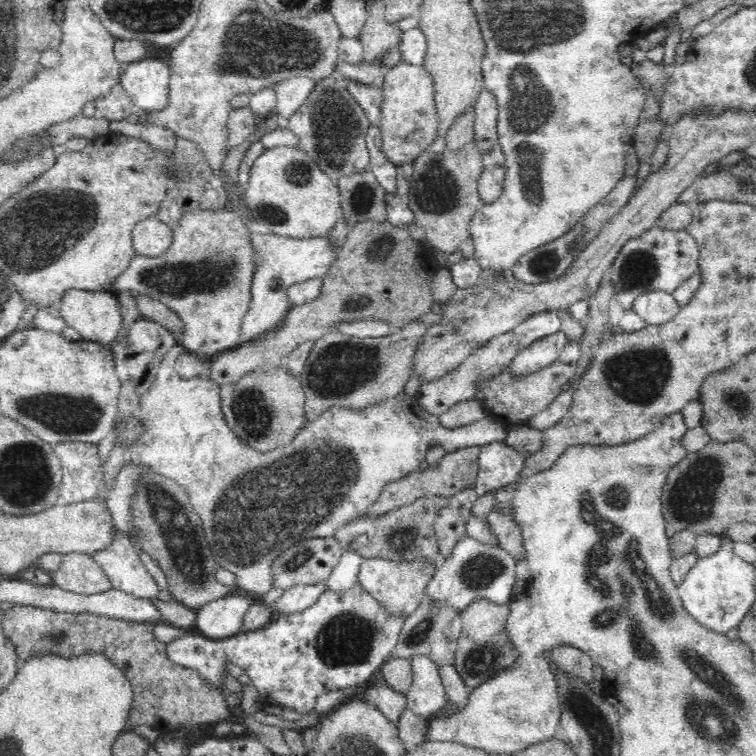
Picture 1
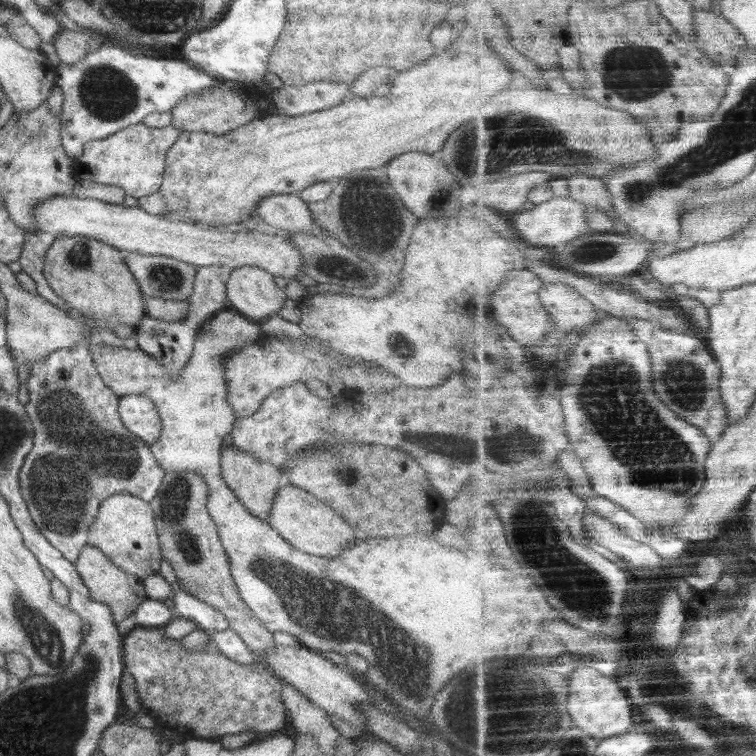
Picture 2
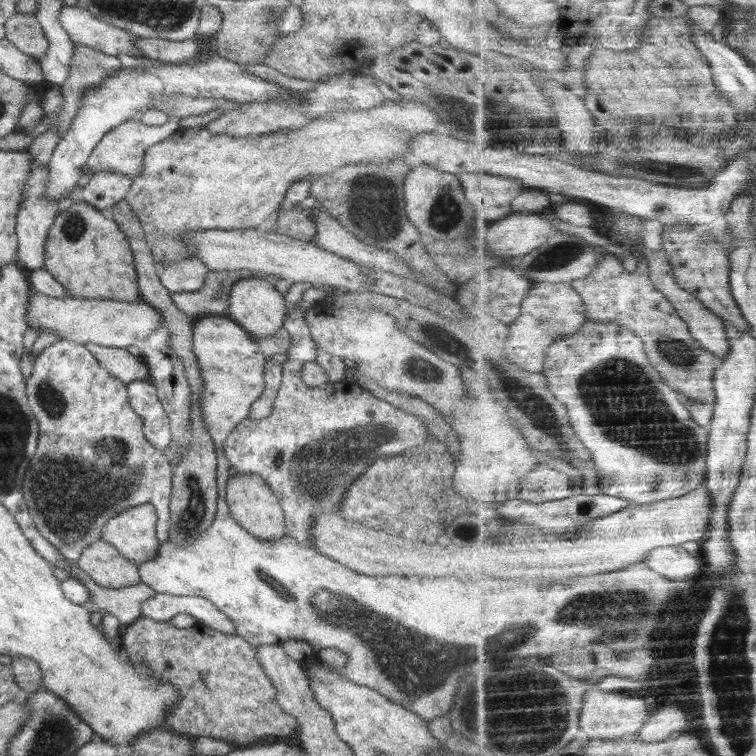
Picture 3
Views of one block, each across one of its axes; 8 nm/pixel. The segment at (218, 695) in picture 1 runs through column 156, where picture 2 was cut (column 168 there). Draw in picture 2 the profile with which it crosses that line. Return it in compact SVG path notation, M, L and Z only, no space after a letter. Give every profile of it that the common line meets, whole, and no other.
M164 626L132 629L123 638L125 666L135 680L135 689L148 715L161 728L177 734L188 734L188 738L207 741L220 740L224 734L239 734L244 731L272 732L282 730L289 721L287 709L281 699L283 682L272 674L272 670L260 662L240 664L224 656L212 643L202 651L188 653L182 640L164 638Z

